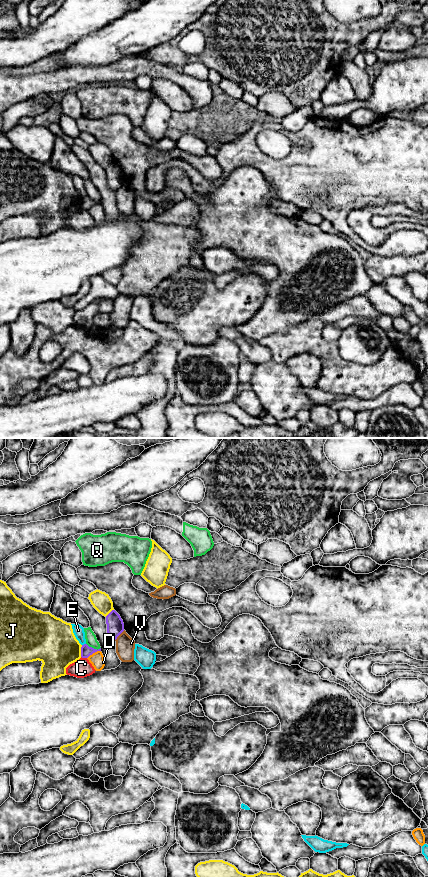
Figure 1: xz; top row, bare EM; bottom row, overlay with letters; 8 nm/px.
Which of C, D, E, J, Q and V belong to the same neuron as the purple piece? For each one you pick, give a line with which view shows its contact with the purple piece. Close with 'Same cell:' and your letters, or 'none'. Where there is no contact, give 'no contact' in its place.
Same cell: none

